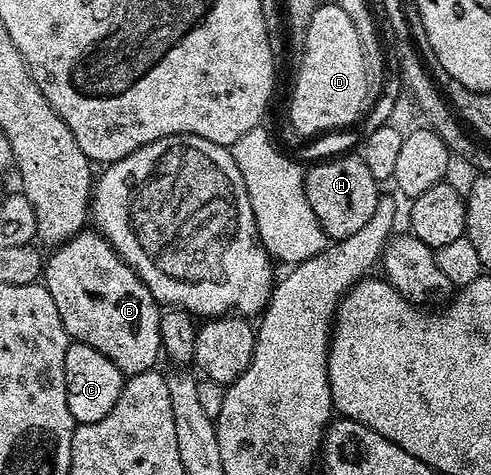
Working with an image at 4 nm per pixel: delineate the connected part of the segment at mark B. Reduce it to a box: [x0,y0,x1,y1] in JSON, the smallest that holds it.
[44,231,163,375]

